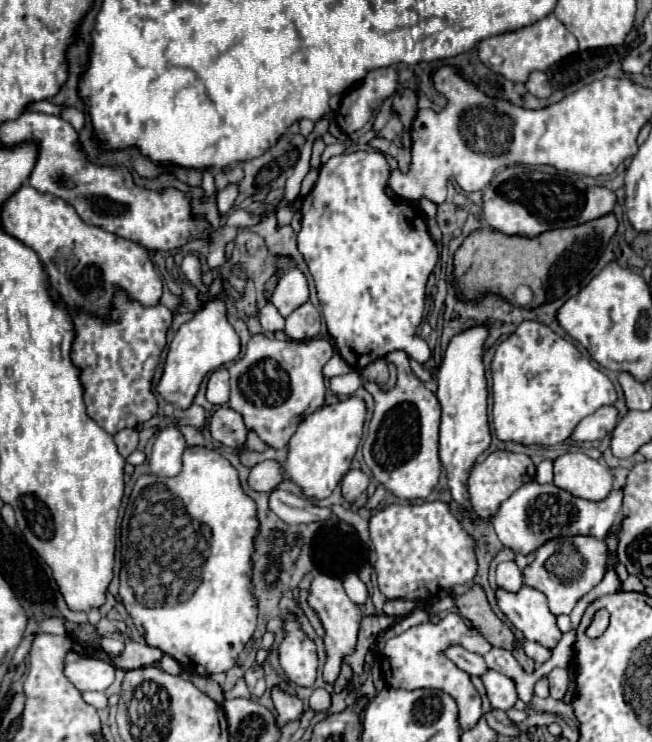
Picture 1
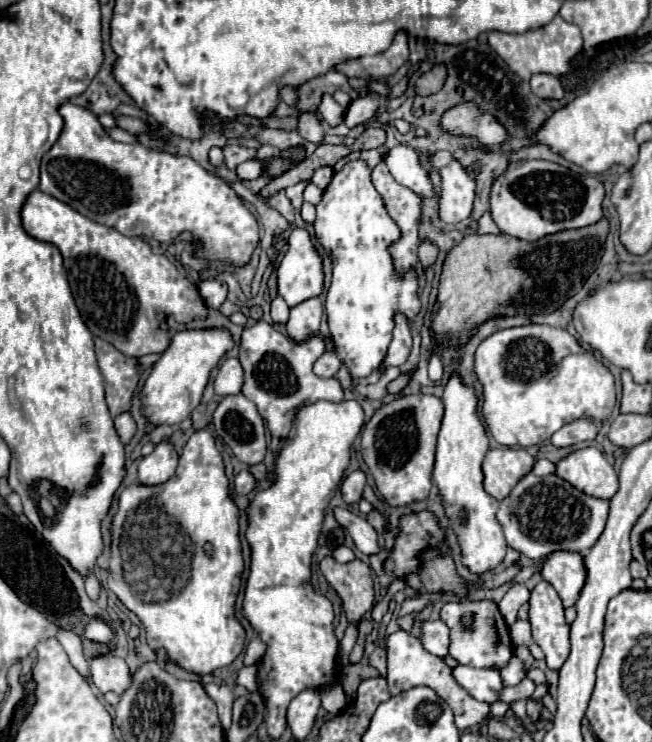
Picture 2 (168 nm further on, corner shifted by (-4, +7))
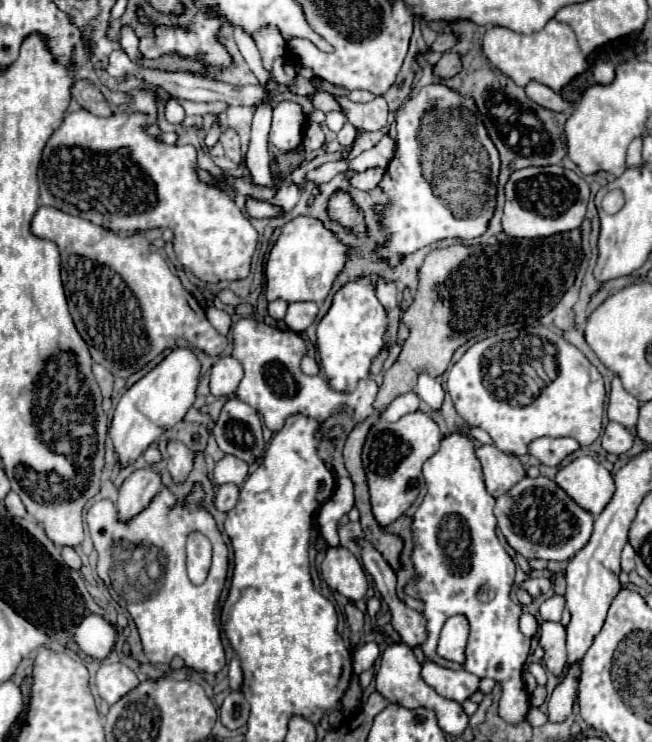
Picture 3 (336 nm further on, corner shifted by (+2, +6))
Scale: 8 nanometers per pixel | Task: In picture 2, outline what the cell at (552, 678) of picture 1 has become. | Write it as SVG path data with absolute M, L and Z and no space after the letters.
M541 580L531 592L531 598L529 598L529 622L531 622L531 628L533 628L535 642L545 652L547 668L559 670L563 666L563 662L567 660L567 656L569 656L569 624L565 622L565 616L563 616L561 598L557 596L555 588L545 580Z

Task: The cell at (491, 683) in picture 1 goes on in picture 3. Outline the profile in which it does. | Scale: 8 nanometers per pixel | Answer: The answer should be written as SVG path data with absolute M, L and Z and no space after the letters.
M425 661L421 665L421 679L433 687L441 697L453 699L453 701L465 701L469 695L477 691L479 679L467 671L451 671L445 667L439 667L431 661Z

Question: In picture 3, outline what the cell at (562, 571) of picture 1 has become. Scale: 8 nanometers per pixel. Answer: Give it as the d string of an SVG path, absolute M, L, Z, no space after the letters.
M553 595L551 599L541 603L539 613L541 613L543 621L557 621L559 623L563 609L565 609L565 599L561 595Z

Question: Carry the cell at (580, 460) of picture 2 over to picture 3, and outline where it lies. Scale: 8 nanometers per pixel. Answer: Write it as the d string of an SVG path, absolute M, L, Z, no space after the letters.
M579 457L559 469L555 481L577 505L593 513L593 517L605 509L615 493L613 475L591 457Z

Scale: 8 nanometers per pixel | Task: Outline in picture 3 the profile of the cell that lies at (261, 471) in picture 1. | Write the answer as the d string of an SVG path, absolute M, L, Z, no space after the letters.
M233 483L221 485L217 495L215 495L215 507L223 513L229 513L235 505L237 505L237 497L239 497L239 487Z

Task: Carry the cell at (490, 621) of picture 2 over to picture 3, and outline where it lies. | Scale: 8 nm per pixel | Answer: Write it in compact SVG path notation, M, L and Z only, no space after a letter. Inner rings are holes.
M463 433L449 435L441 441L439 451L423 465L427 495L413 515L413 569L417 579L417 593L423 601L423 617L427 627L427 639L421 645L425 657L447 669L465 669L477 677L489 677L501 685L499 717L511 725L525 721L529 711L529 691L523 681L523 669L529 657L529 639L519 631L521 607L511 601L511 587L515 583L515 561L507 555L505 547L497 537L497 521L493 515L495 499L487 493L481 473L481 463L475 457L475 447L471 439ZM453 615L465 615L469 621L469 639L465 647L465 663L445 661L437 655L437 641L445 621Z

